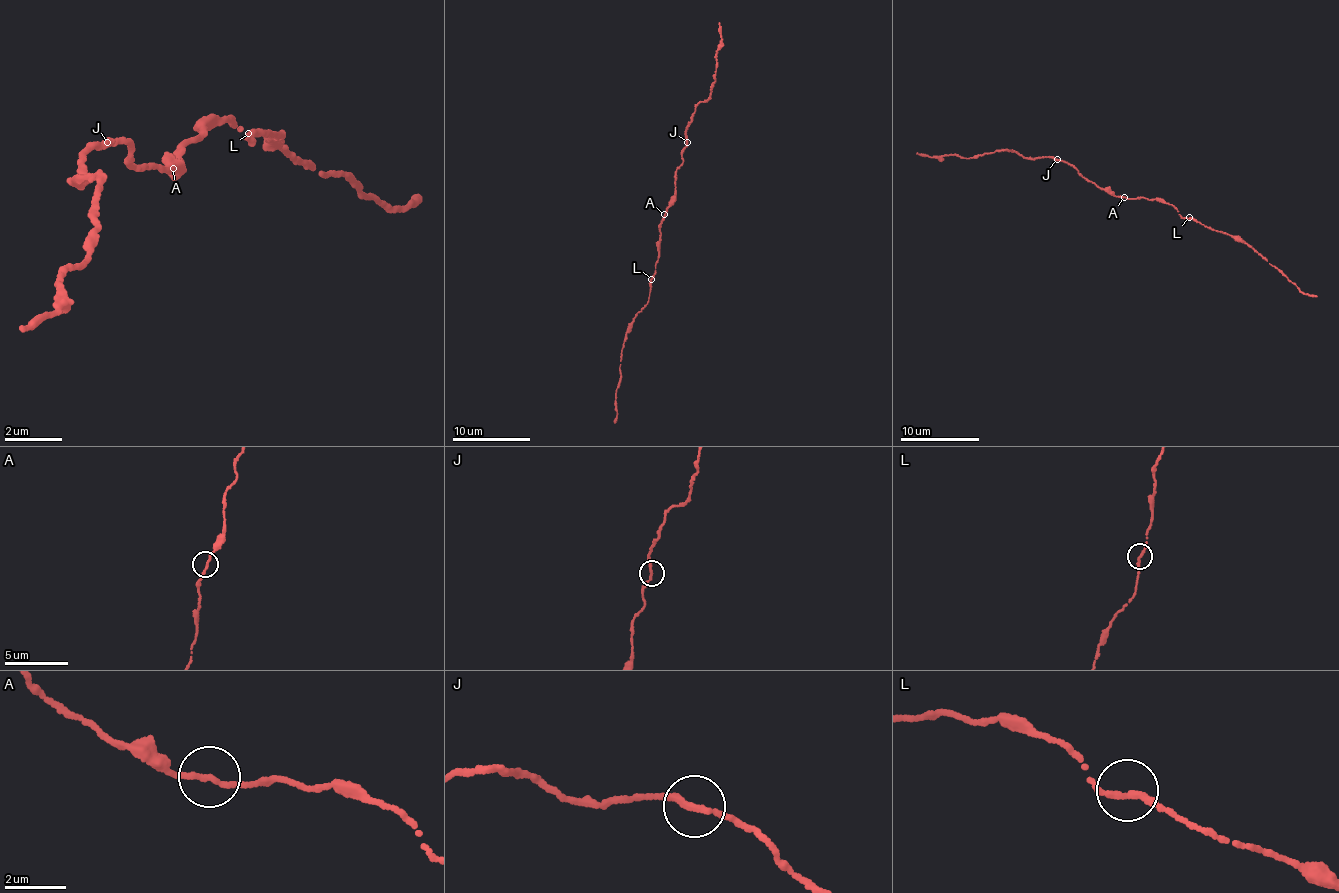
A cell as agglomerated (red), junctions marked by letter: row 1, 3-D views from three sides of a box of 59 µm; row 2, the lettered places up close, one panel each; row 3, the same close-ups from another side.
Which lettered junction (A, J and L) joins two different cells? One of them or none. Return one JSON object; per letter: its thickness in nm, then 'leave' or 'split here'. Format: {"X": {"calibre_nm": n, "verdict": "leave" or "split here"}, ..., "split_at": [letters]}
{"A": {"calibre_nm": 190, "verdict": "leave"}, "J": {"calibre_nm": 240, "verdict": "leave"}, "L": {"calibre_nm": 240, "verdict": "leave"}, "split_at": []}

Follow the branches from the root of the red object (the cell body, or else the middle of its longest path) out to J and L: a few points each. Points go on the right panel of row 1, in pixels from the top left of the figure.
J: (1123, 197), (1085, 180), (1072, 165), (1056, 159)
L: (1123, 197), (1164, 201), (1177, 208), (1182, 217), (1189, 217)

